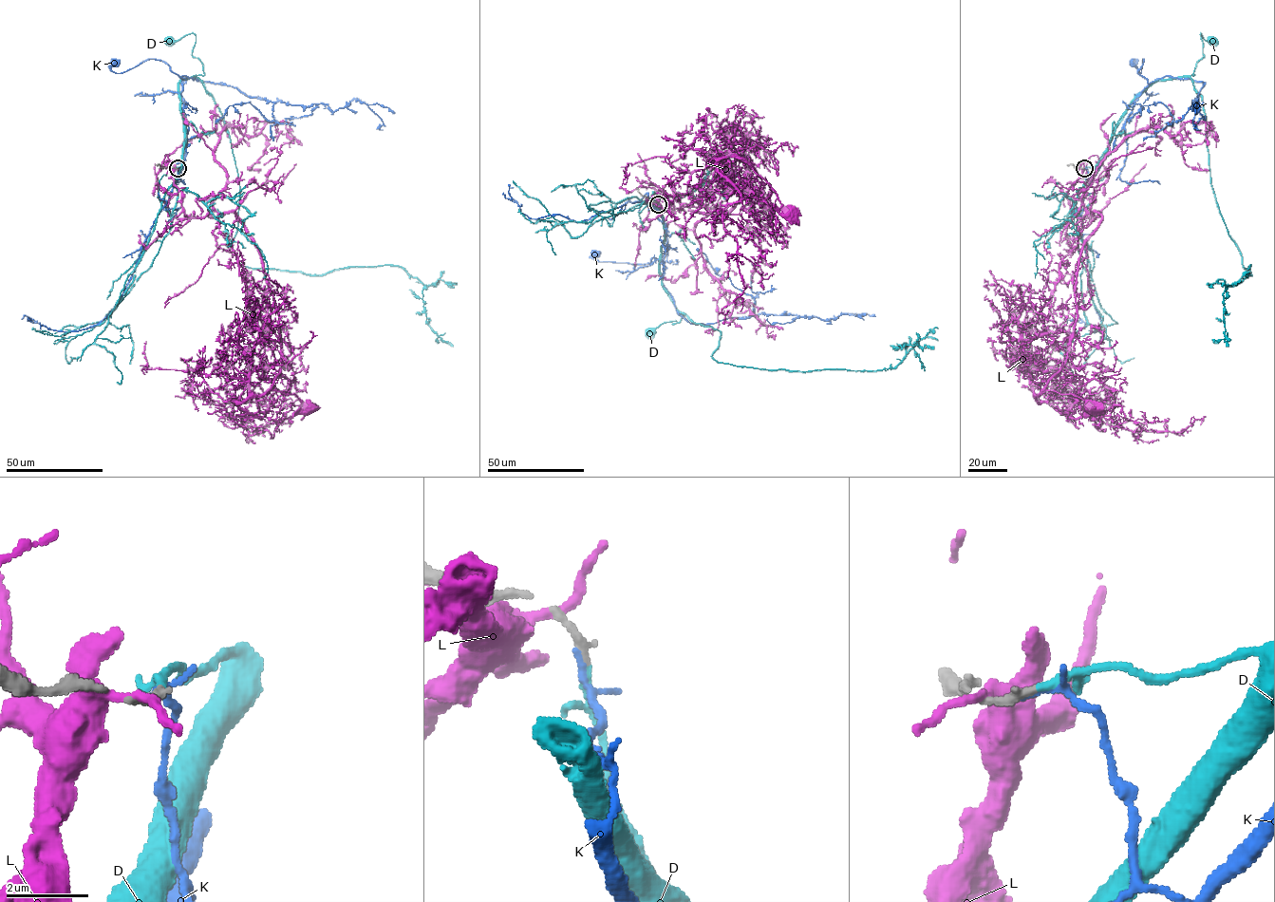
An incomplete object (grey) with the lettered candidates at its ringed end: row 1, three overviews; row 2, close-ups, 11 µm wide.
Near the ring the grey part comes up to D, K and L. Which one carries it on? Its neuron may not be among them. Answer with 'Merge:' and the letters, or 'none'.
Merge: D

